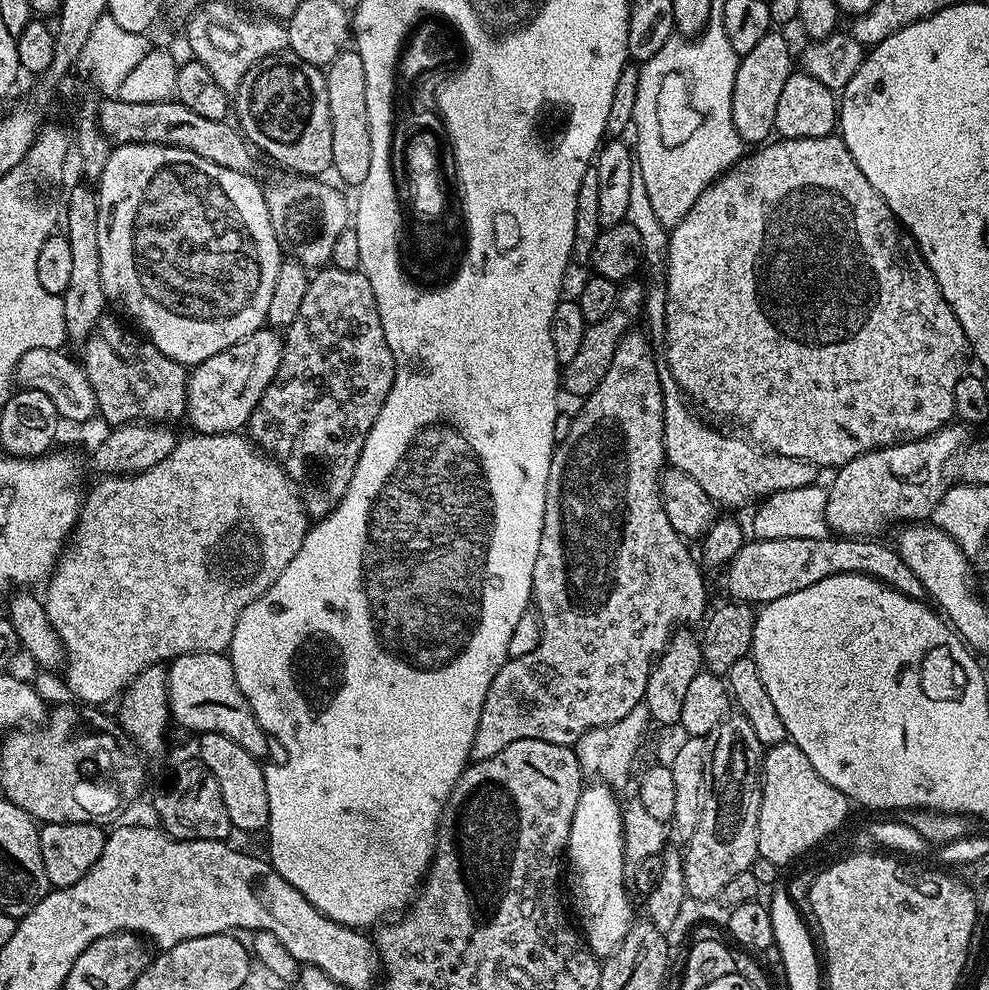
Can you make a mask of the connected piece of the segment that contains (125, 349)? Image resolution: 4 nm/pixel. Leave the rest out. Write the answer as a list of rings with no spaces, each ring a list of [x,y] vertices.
[[[101,318],[87,340],[83,341],[82,367],[94,390],[97,413],[101,417],[104,415],[108,426],[172,422],[168,420],[176,420],[179,416],[181,419],[188,407],[188,372],[185,365],[174,362],[174,358],[166,358],[158,346],[128,328],[123,328],[116,320]]]

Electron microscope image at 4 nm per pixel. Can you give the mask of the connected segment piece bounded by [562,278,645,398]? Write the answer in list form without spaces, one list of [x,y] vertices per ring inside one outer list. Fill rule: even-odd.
[[[632,278],[620,288],[620,302],[616,309],[610,314],[606,314],[606,318],[602,318],[602,322],[594,322],[585,327],[582,334],[582,346],[578,350],[578,354],[569,364],[563,365],[562,368],[562,388],[569,392],[572,396],[583,398],[593,392],[598,386],[598,382],[602,382],[602,378],[606,378],[606,374],[610,370],[610,362],[614,362],[614,350],[618,350],[618,342],[633,327],[632,324],[636,319],[641,319],[644,312],[644,287],[643,283],[638,282],[639,279]]]

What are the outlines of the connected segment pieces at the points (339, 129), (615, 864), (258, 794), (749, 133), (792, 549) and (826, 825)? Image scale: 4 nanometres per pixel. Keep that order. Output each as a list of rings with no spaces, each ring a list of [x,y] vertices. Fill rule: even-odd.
[[[355,50],[339,52],[326,65],[324,72],[326,90],[330,98],[330,154],[332,155],[333,173],[337,172],[346,183],[359,186],[366,182],[366,174],[370,171],[370,118],[366,118],[366,70],[362,66],[362,58]]]
[[[603,782],[589,783],[581,791],[578,806],[574,810],[574,822],[570,826],[570,838],[566,849],[566,892],[567,895],[568,892],[572,895],[570,908],[584,941],[598,958],[607,958],[614,950],[618,950],[622,938],[626,938],[630,926],[634,923],[632,900],[628,897],[630,888],[623,882],[624,817],[621,801],[616,801],[615,795],[617,796],[617,793]]]
[[[199,733],[201,764],[218,778],[218,790],[222,790],[222,802],[226,802],[226,814],[230,814],[233,829],[239,832],[263,833],[270,818],[270,798],[266,798],[265,765],[257,757],[246,754],[238,742],[226,738],[226,734]]]
[[[769,30],[766,38],[761,38],[758,46],[750,50],[750,54],[740,57],[738,74],[734,78],[734,130],[738,130],[740,139],[748,146],[763,145],[773,135],[776,127],[774,114],[778,114],[778,98],[782,94],[782,86],[786,86],[786,78],[790,78],[794,71],[794,56],[788,53],[788,40],[780,32],[783,31]]]
[[[835,534],[820,538],[752,538],[741,546],[738,554],[734,554],[734,558],[723,569],[724,584],[733,601],[748,606],[763,606],[778,598],[786,598],[786,594],[798,594],[798,590],[806,590],[806,586],[814,586],[814,582],[822,582],[822,578],[838,574],[873,576],[875,580],[881,580],[902,594],[923,597],[924,587],[922,582],[918,582],[914,570],[902,562],[899,552],[891,543],[880,542],[876,538]]]
[[[791,742],[775,744],[764,753],[764,793],[762,806],[758,814],[758,855],[774,862],[778,866],[785,866],[795,856],[811,850],[815,844],[820,844],[831,832],[836,832],[844,824],[848,816],[850,801],[842,795],[814,766],[810,766],[810,758],[798,750],[798,746]]]

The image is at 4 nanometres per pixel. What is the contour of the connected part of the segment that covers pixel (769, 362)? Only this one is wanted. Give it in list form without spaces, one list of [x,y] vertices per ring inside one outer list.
[[[833,134],[822,138],[798,138],[797,140],[776,138],[763,146],[757,147],[753,152],[756,152],[753,156],[751,154],[745,155],[736,164],[732,165],[719,180],[709,184],[707,190],[696,199],[694,206],[690,206],[690,210],[684,215],[683,220],[679,220],[668,232],[668,301],[665,304],[666,318],[664,319],[662,333],[662,339],[668,343],[668,349],[665,350],[664,356],[662,352],[662,360],[666,365],[667,375],[680,387],[680,391],[693,405],[701,404],[708,412],[720,411],[724,416],[732,416],[734,423],[741,424],[748,431],[746,436],[751,443],[761,449],[775,452],[777,456],[789,456],[790,458],[805,460],[816,465],[817,469],[820,470],[824,470],[824,468],[829,468],[829,470],[838,469],[856,456],[866,454],[875,448],[885,448],[891,444],[905,444],[911,440],[921,440],[927,436],[933,436],[939,428],[945,427],[956,415],[954,410],[954,386],[958,386],[958,382],[966,374],[967,368],[964,367],[967,366],[968,360],[970,364],[970,349],[966,334],[962,330],[954,310],[950,310],[946,298],[942,298],[942,290],[938,286],[930,266],[926,266],[919,247],[912,242],[904,244],[905,237],[902,235],[900,221],[896,219],[896,215],[892,213],[890,206],[886,206],[886,202],[878,194],[878,190],[874,190],[874,186],[870,186],[870,182],[866,182],[866,174],[862,174],[862,170],[858,170],[858,162],[854,162],[850,150],[839,135]]]

